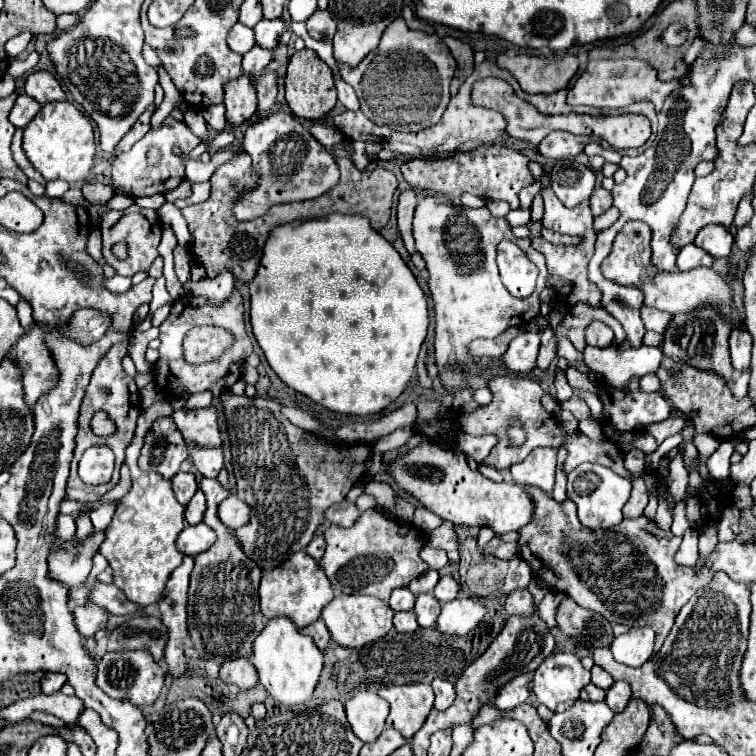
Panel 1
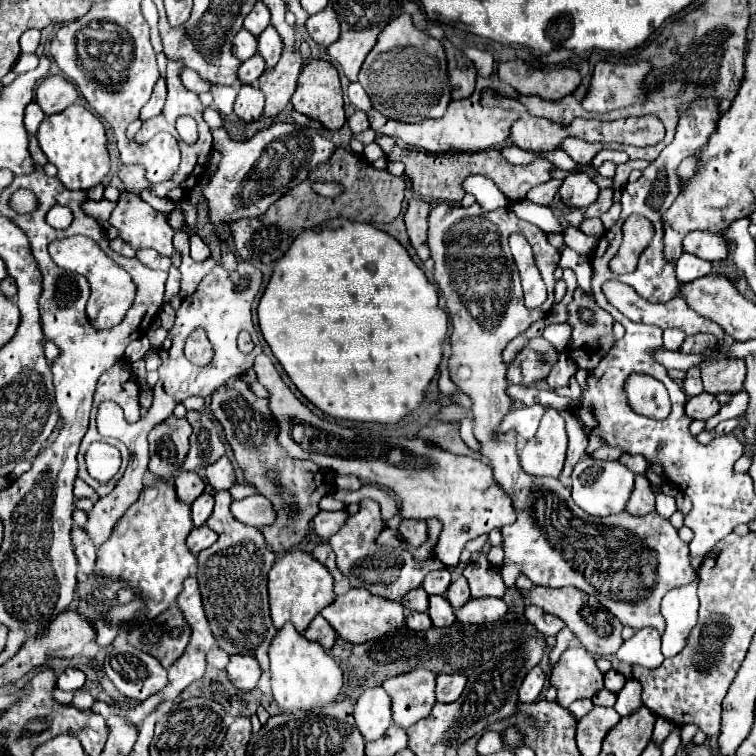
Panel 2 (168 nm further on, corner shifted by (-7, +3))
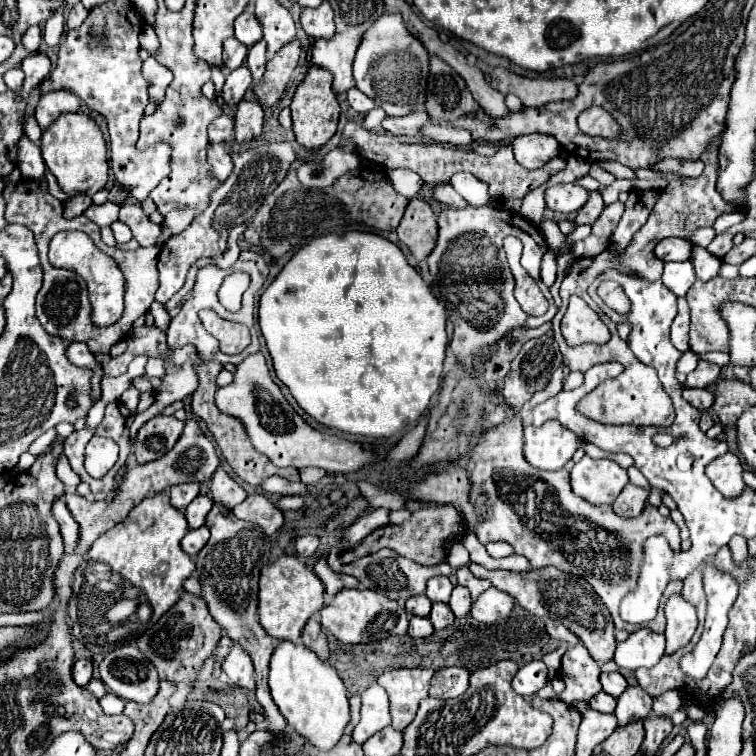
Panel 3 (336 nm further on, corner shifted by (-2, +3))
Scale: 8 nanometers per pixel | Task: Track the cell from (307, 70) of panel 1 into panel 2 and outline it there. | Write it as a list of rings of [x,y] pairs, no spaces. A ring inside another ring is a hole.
[[[311,59],[301,75],[299,75],[299,83],[297,83],[297,91],[293,93],[293,109],[299,113],[305,113],[317,121],[321,121],[327,129],[331,131],[339,131],[345,125],[345,113],[343,113],[343,91],[341,91],[341,83],[339,83],[339,73],[337,69],[325,61],[325,59]]]

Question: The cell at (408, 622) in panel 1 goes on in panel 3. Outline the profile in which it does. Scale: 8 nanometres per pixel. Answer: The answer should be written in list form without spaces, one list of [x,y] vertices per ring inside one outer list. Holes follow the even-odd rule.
[[[412,617],[410,619],[410,627],[408,627],[408,635],[414,639],[424,639],[430,637],[434,633],[434,627],[430,623],[430,619],[422,619],[422,617]]]

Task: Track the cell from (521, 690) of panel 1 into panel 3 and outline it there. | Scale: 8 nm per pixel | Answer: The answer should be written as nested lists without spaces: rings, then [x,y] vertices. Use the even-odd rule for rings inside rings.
[[[532,661],[528,665],[522,665],[516,677],[512,679],[512,687],[522,697],[534,697],[542,687],[548,683],[548,667],[544,661]]]

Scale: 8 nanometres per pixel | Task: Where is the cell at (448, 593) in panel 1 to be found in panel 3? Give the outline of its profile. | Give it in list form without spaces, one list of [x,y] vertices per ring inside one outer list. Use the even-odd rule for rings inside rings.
[[[456,585],[452,591],[452,599],[450,599],[450,609],[456,617],[466,617],[470,613],[472,607],[472,599],[470,599],[470,591],[462,585]]]

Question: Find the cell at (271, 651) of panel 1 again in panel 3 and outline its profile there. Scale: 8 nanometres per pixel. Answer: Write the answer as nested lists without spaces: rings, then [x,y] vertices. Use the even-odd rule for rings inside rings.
[[[282,641],[270,659],[270,691],[288,725],[312,747],[330,751],[338,743],[350,721],[350,703],[346,687],[330,663],[320,661],[304,645]]]

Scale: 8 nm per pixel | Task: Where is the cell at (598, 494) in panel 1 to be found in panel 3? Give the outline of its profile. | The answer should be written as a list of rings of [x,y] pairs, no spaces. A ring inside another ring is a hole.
[[[584,455],[572,469],[572,489],[594,505],[612,503],[628,483],[626,469],[610,459],[592,459]]]

